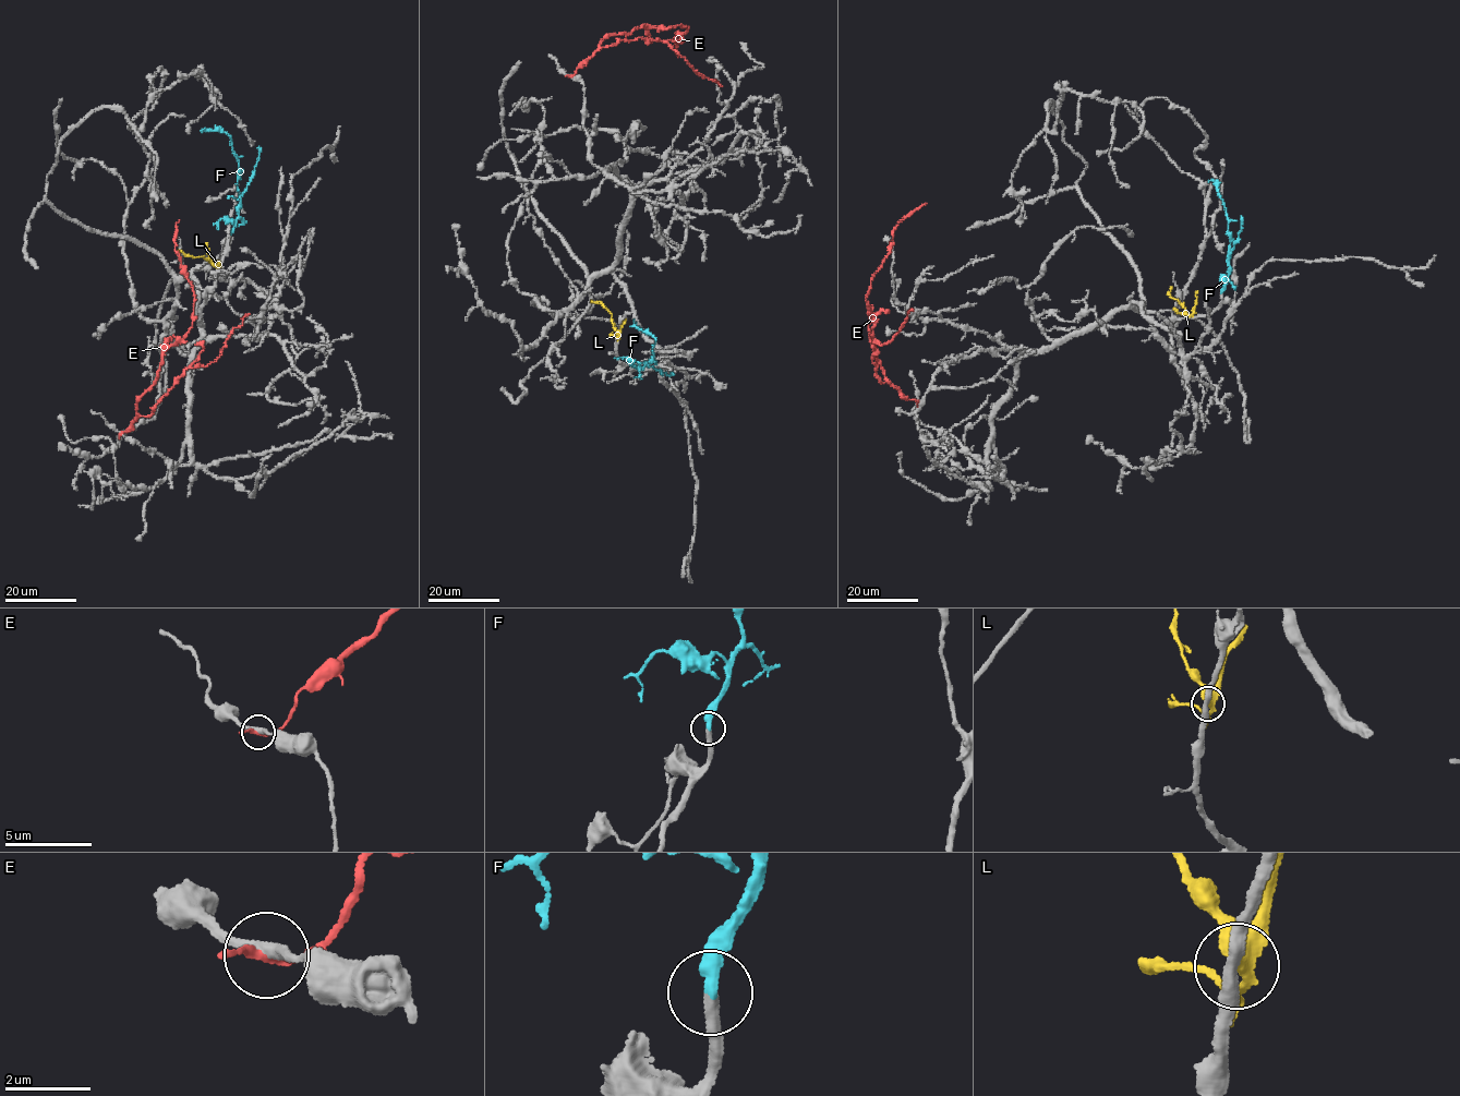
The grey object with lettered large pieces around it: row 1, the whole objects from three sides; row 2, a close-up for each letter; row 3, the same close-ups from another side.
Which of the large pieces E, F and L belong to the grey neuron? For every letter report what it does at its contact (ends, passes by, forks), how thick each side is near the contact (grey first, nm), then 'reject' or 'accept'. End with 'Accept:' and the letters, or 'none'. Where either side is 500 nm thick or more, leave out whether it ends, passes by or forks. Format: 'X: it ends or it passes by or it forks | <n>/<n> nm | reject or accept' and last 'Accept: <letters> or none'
E: it passes by | 260/160 nm | reject
F: it ends | 360/320 nm | accept
L: it forks | 340/320 nm | reject
Accept: F

